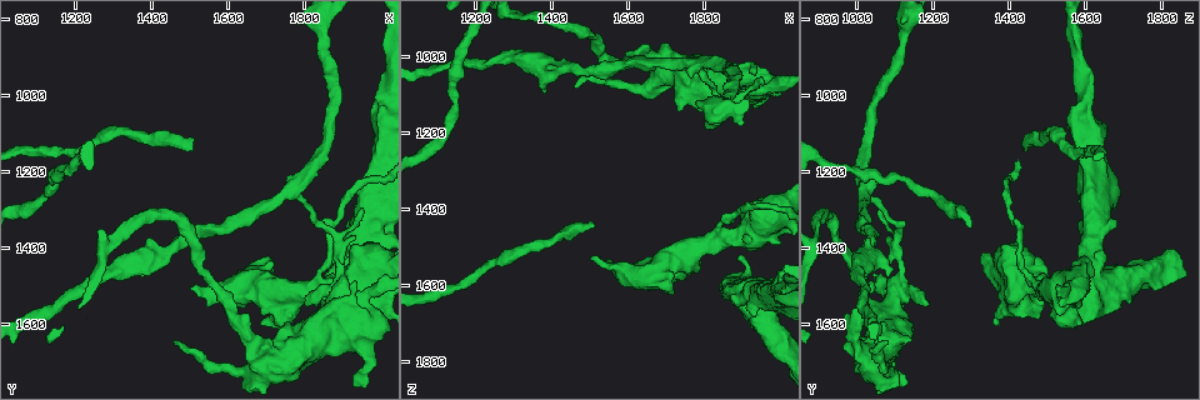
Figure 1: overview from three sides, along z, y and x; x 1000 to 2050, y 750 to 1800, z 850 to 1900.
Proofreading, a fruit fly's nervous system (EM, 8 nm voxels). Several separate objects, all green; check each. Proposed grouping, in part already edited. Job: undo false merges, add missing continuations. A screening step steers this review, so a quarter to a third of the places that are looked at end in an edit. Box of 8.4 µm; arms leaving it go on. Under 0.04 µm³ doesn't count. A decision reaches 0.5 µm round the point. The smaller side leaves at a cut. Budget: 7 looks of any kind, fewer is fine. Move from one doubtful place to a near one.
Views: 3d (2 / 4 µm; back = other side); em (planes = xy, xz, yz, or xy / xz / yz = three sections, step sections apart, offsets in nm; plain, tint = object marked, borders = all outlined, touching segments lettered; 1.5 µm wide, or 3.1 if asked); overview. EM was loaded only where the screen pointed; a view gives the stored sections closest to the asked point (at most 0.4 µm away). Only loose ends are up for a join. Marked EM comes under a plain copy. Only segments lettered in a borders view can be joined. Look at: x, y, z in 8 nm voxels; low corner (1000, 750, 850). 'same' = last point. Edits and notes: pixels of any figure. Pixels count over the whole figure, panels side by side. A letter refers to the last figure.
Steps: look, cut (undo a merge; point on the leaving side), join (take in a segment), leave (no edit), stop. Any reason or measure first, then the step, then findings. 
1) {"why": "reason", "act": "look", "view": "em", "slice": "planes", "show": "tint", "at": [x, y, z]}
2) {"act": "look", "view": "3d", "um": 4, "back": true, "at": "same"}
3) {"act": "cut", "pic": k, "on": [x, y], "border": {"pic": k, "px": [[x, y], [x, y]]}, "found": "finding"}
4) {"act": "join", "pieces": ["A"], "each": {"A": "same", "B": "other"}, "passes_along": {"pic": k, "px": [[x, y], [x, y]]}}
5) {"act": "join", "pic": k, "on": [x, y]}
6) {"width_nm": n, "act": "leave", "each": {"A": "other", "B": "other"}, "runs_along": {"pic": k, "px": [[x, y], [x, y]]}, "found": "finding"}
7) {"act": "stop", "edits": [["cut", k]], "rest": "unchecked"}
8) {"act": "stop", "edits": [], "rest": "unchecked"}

{"why": "thin neck", "act": "look", "view": "em", "slice": "yz", "step": 4, "show": "tint", "at": [1145, 1220, 1115]}

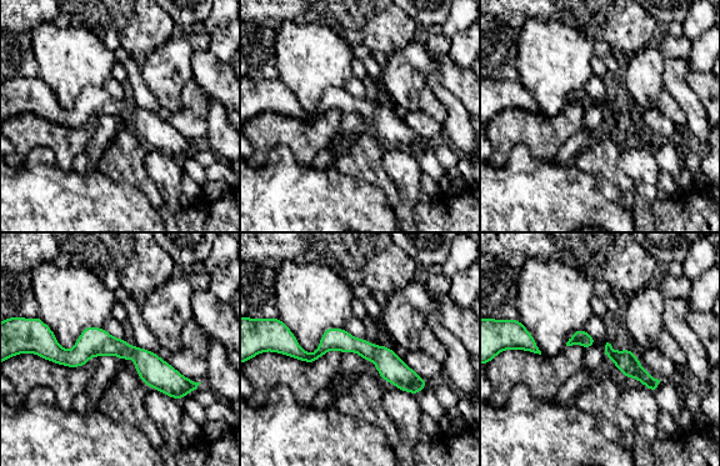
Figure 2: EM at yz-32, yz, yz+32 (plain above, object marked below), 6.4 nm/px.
{"act": "look", "view": "em", "slice": "yz", "step": 4, "show": "borders", "at": "same"}

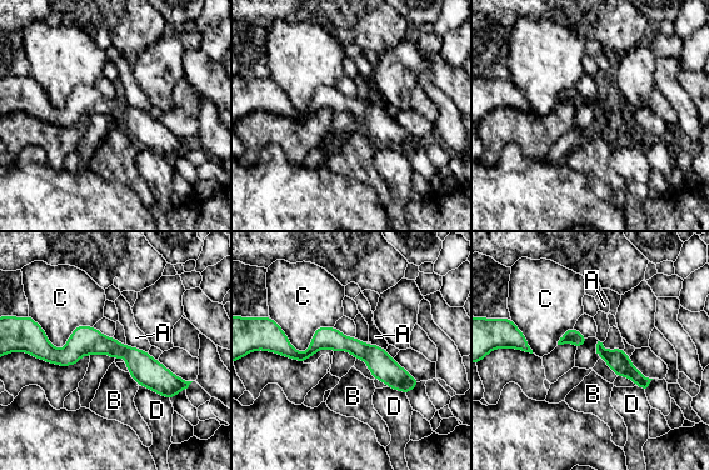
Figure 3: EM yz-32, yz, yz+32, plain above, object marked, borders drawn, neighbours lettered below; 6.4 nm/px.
{"act": "leave", "each": {"A": "other", "B": "other", "C": "other", "D": "other"}, "border": {"pic": 3, "px": [[128, 373], [138, 384]]}, "found": "one neuron here"}

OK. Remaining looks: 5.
{"why": "thick end", "act": "look", "view": "3d", "um": 4, "at": [1500, 1505, 1535]}

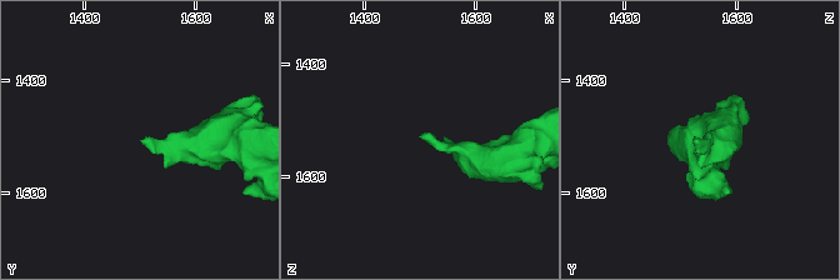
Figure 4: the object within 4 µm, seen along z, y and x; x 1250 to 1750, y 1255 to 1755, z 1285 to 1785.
{"why": "shape alone is not enough", "act": "look", "view": "em", "slice": "yz", "step": 8, "show": "borders", "at": [1500, 1500, 1530]}

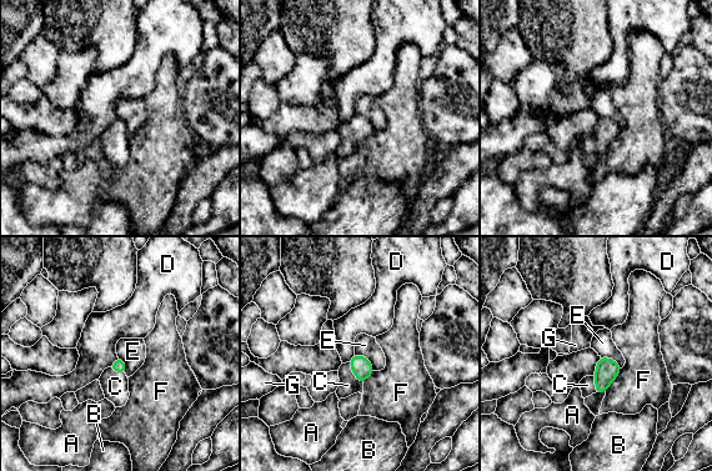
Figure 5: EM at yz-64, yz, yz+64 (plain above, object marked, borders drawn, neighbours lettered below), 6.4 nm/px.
{"act": "look", "view": "em", "slice": "xz", "step": 8, "show": "borders", "at": "same"}

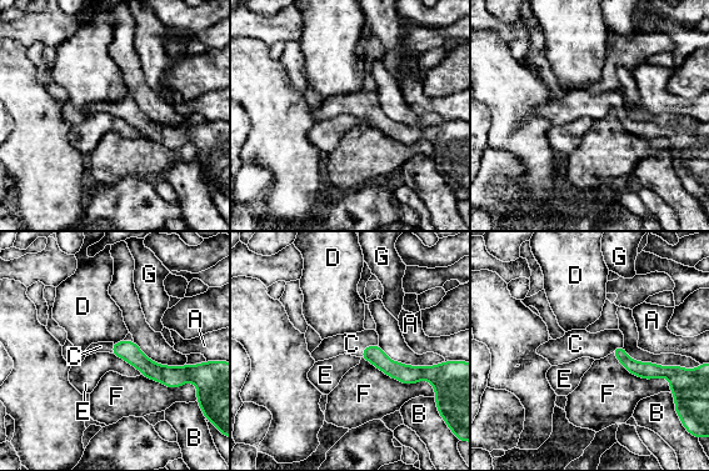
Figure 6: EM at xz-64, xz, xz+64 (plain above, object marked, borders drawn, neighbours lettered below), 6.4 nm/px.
{"longest_contact_nm": ["F", 460], "act": "join", "pieces": ["C"], "each": {"A": "other", "B": "other", "C": "same", "D": "other", "E": "other", "F": "other", "G": "other"}, "found": "it goes on there"}

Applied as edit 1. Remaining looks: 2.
{"act": "look", "view": "overview"}

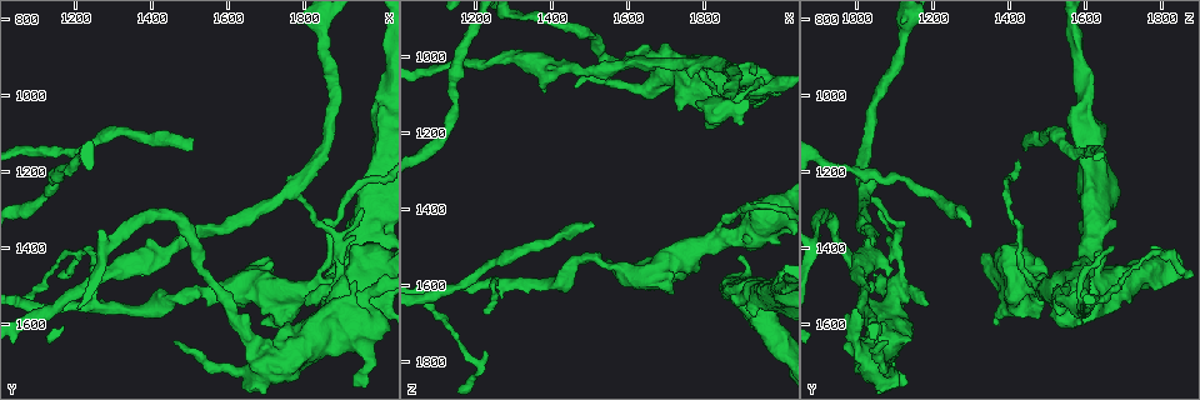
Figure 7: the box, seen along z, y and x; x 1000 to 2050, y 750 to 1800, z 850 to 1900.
{"why": "branch stops here", "act": "look", "view": "em", "slice": "planes", "show": "borders", "at": [1225, 1405, 1675]}

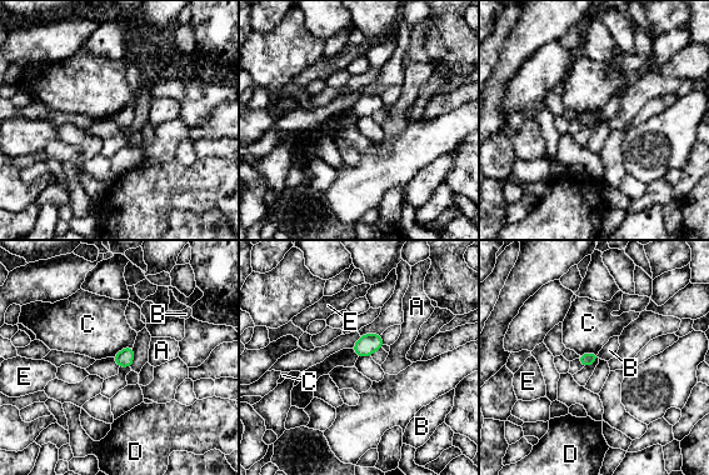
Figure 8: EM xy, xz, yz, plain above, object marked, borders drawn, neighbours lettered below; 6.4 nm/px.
{"act": "leave", "each": {"A": "other", "B": "other", "C": "other", "D": "other", "E": "other"}, "border": {"pic": 8, "px": [[598, 353], [599, 358]]}, "found": "no lettered segment goes on from it"}

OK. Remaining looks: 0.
{"act": "stop", "edits": [["join", 6]], "rest": "unchecked"}

